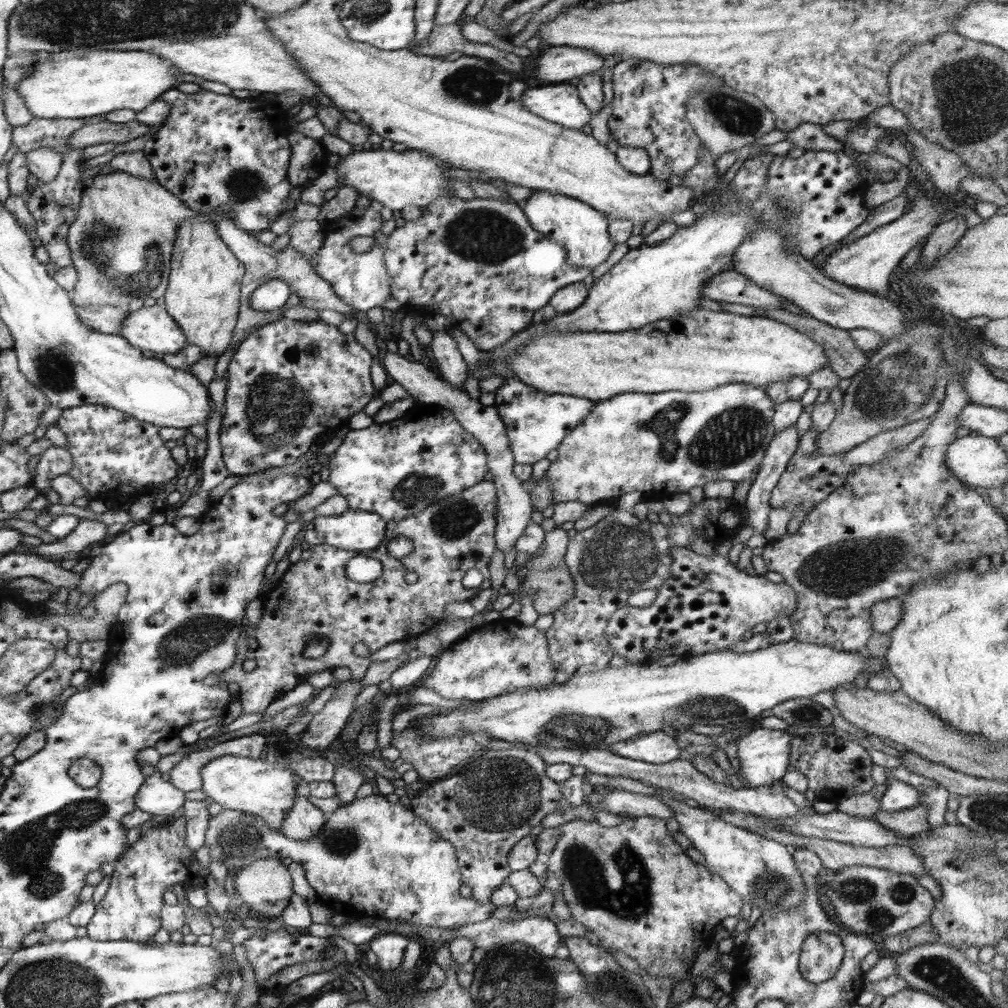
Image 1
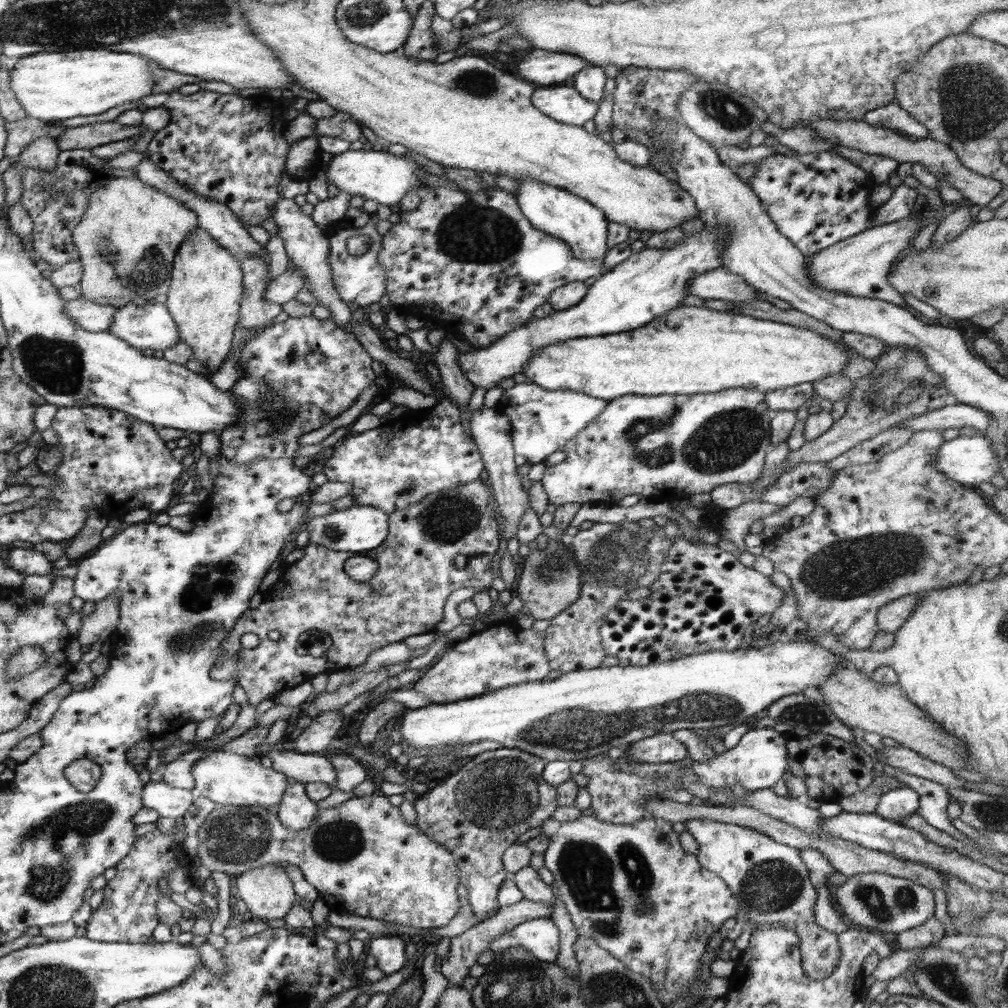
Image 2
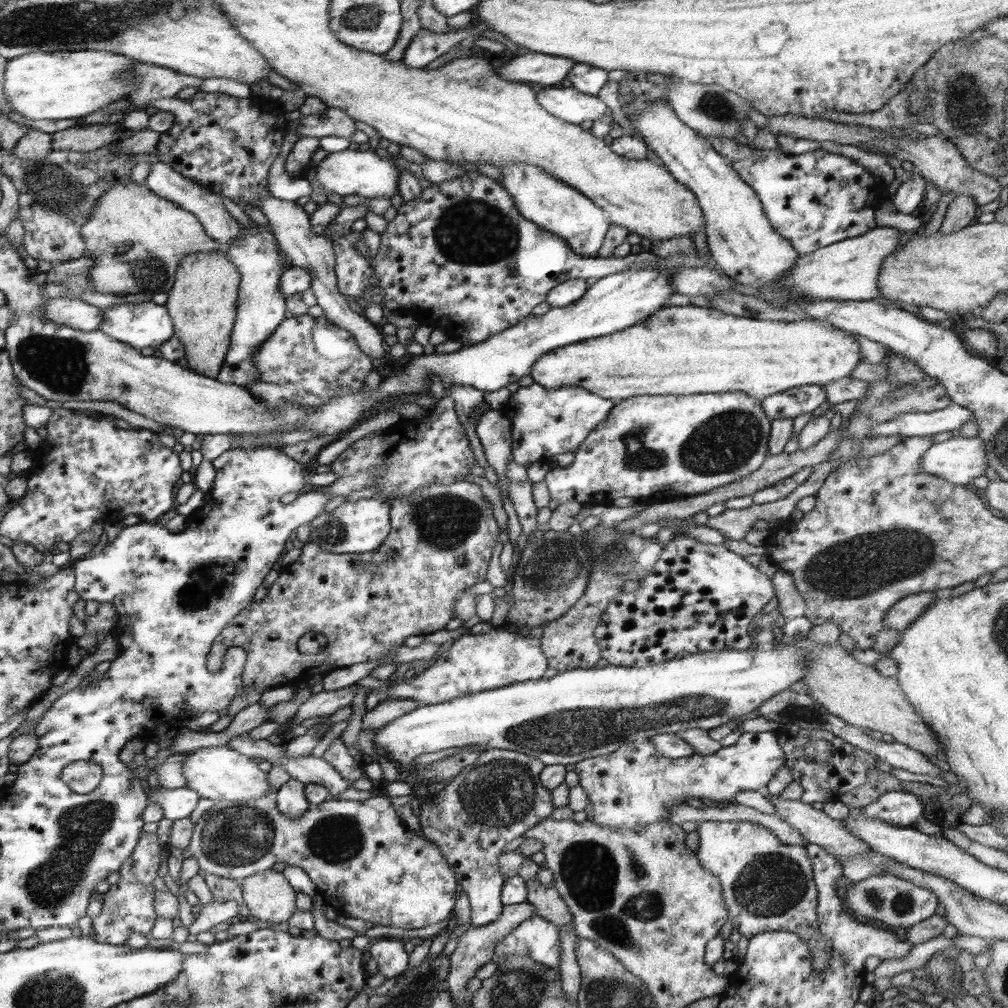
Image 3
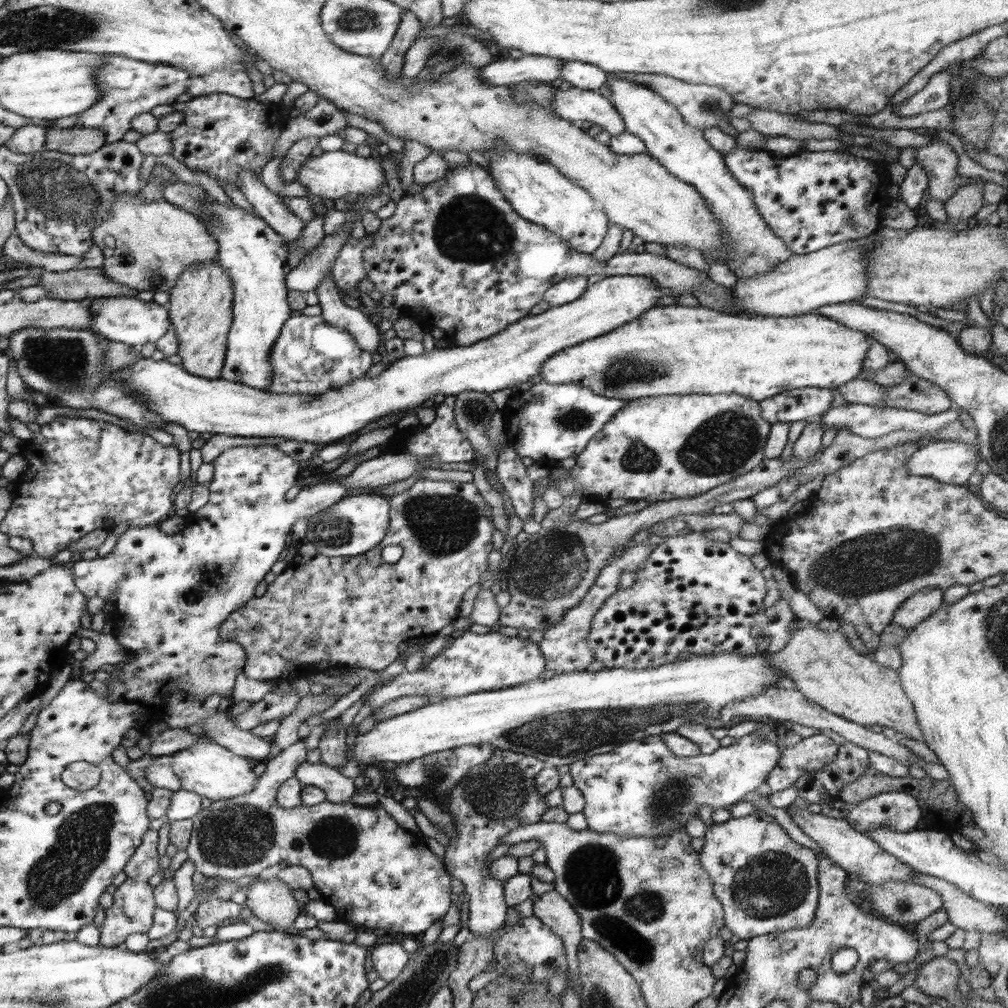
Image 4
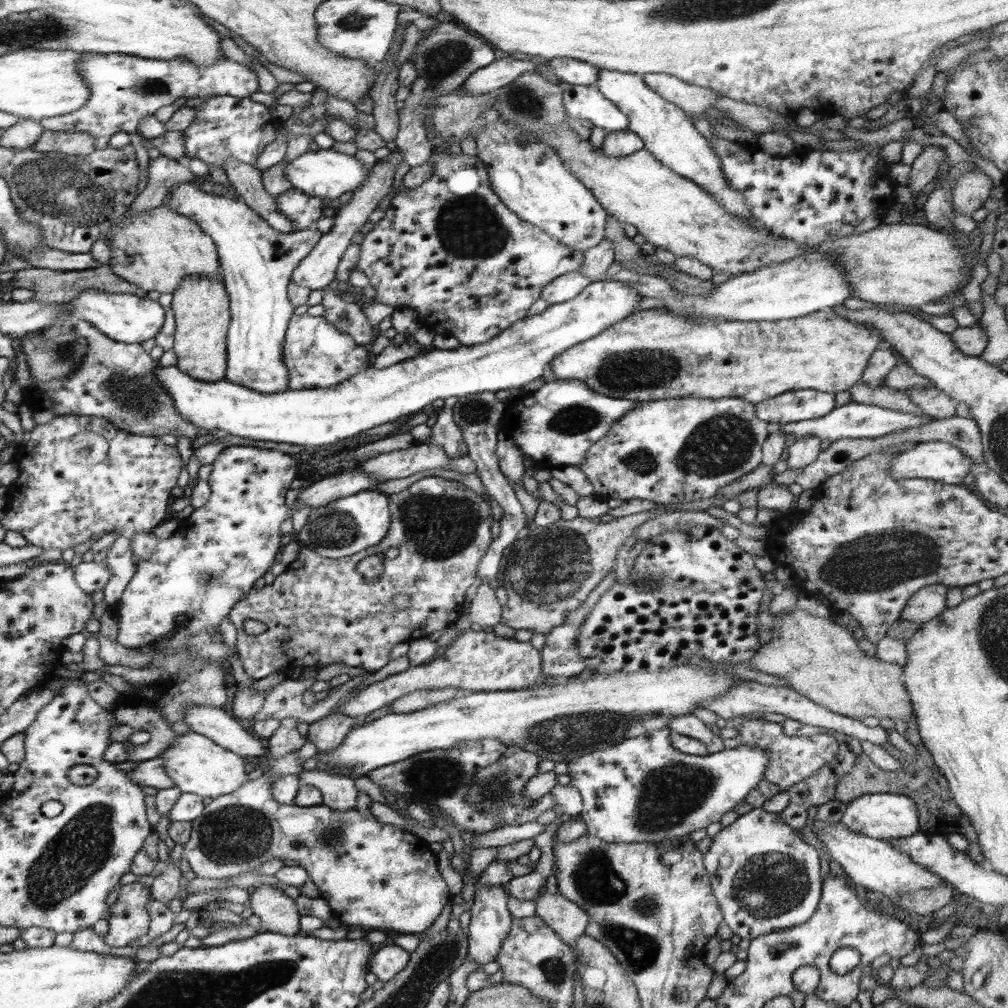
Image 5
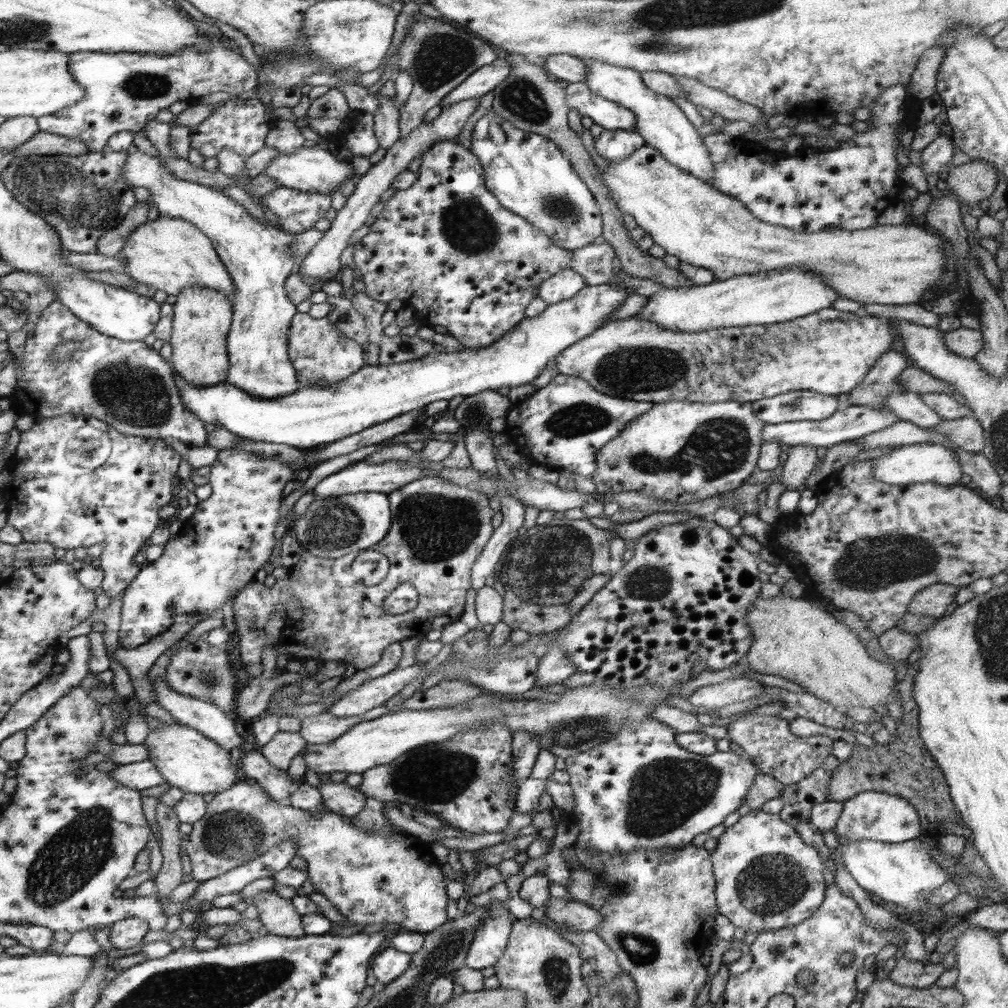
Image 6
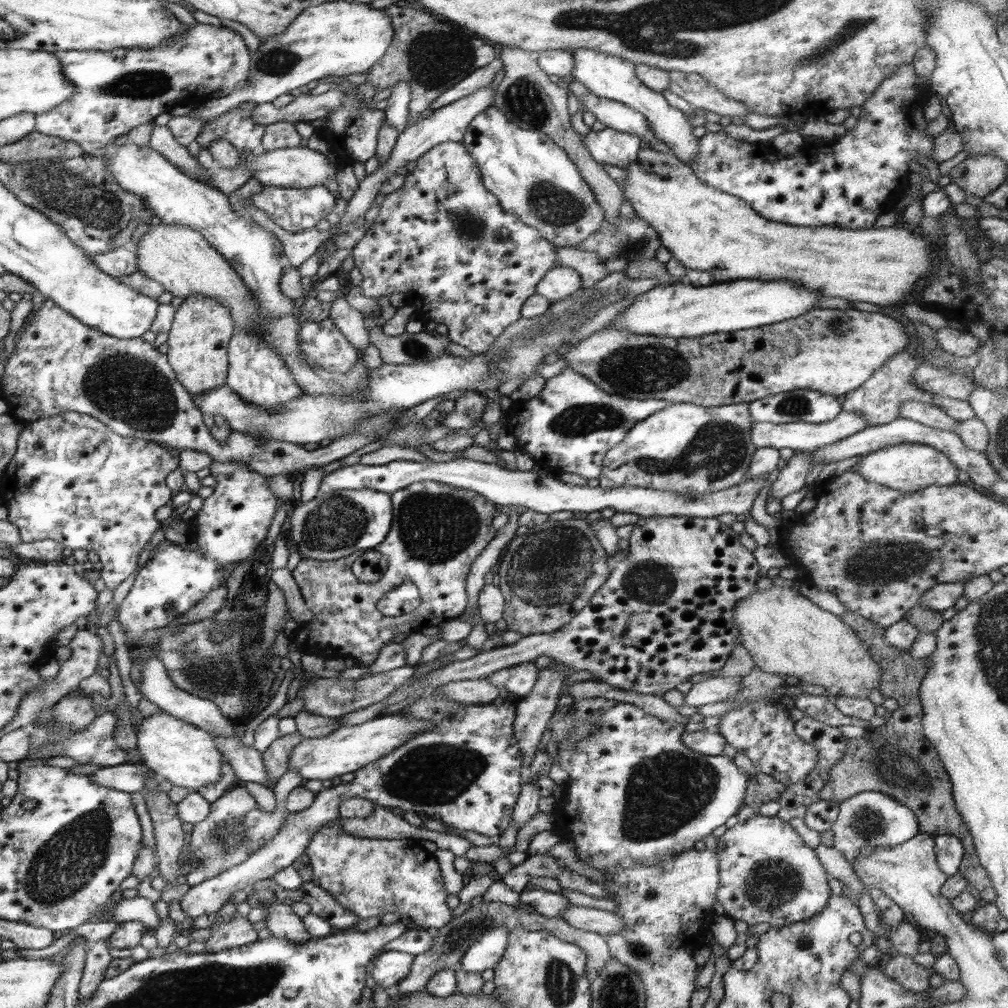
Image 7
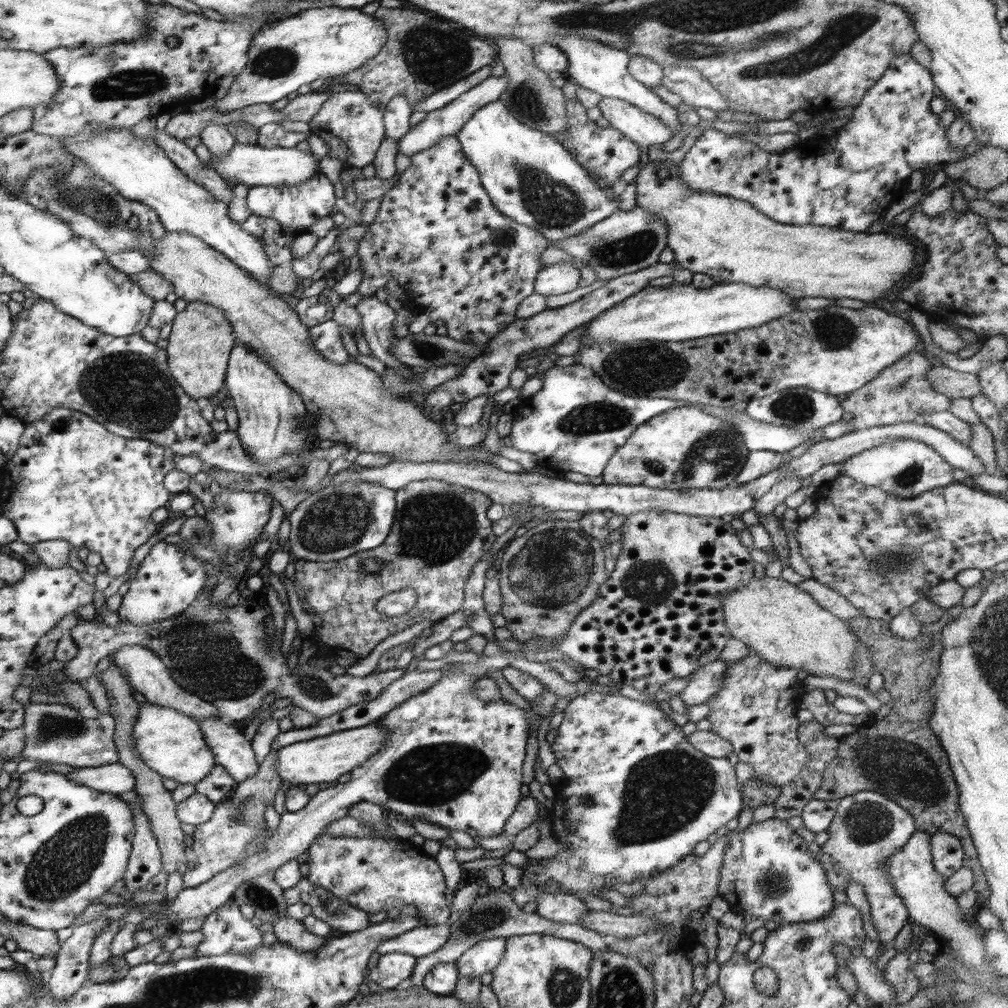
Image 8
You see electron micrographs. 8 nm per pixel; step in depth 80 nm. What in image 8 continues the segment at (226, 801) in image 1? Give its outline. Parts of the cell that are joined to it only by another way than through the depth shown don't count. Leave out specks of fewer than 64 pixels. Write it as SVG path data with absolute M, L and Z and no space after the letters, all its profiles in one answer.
M146 701L139 708L132 732L142 760L164 779L174 780L179 785L196 785L218 764L199 722L177 710Z

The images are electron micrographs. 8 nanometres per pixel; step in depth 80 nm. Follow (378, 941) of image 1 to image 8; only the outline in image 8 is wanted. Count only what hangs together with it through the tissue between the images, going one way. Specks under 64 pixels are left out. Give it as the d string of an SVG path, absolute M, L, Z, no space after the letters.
M401 952L378 955L367 971L368 978L387 991L399 988L411 977L416 959L411 954Z

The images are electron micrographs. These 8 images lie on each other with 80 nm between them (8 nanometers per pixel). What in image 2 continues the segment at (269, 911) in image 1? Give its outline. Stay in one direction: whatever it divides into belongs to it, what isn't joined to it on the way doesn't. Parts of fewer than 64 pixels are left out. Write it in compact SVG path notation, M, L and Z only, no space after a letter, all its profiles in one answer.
M262 865L247 870L245 873L233 878L234 895L246 903L248 911L254 918L266 921L284 919L290 908L297 903L297 893L293 886L293 879L280 865Z

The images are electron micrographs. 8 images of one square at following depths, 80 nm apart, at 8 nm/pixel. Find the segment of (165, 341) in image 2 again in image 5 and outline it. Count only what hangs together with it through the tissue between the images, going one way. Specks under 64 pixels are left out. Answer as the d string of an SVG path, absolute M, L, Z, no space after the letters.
M88 289L74 296L68 306L77 318L92 323L98 331L108 335L110 339L116 339L117 342L142 344L144 341L156 338L161 333L162 326L165 325L165 311L159 302L149 300L147 297L142 298L139 295L112 294Z

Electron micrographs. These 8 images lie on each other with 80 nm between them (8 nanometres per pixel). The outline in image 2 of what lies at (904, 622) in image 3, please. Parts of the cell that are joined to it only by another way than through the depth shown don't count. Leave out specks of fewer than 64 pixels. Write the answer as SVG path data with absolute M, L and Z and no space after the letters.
M925 593L906 595L882 605L877 612L877 625L880 631L895 633L910 616L919 598Z

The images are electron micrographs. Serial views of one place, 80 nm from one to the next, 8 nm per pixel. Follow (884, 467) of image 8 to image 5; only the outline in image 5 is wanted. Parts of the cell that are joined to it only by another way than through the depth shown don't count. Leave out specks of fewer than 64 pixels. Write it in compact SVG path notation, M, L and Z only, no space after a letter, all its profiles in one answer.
M924 442L901 452L892 462L892 478L915 478L940 481L945 485L962 485L973 462L960 448L946 442Z

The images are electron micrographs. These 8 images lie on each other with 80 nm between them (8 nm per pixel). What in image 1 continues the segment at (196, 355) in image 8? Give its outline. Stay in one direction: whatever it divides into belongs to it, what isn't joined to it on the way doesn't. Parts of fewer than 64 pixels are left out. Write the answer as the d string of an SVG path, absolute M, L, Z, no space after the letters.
M202 213L189 218L178 228L164 304L188 336L189 344L202 348L206 357L219 358L233 342L246 274L245 263L230 250L214 222Z

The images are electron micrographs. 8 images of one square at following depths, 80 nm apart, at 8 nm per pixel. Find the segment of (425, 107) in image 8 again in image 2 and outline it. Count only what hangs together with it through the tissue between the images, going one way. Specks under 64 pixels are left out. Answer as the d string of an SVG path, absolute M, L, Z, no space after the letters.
M533 48L516 64L516 74L529 83L547 87L564 84L565 80L590 64L575 54Z

